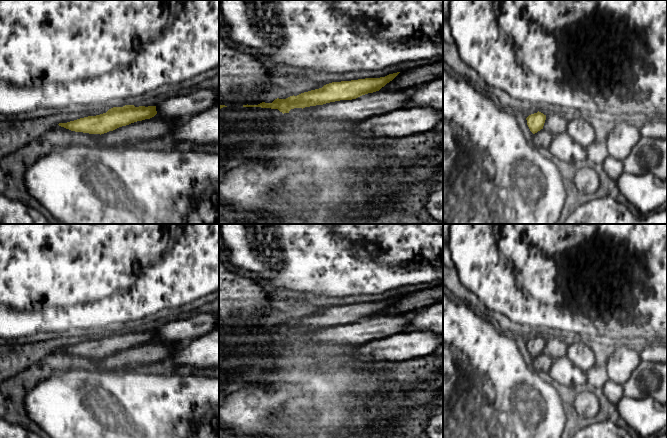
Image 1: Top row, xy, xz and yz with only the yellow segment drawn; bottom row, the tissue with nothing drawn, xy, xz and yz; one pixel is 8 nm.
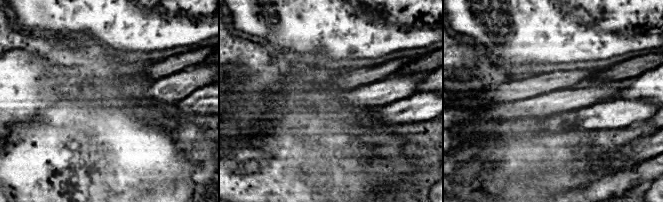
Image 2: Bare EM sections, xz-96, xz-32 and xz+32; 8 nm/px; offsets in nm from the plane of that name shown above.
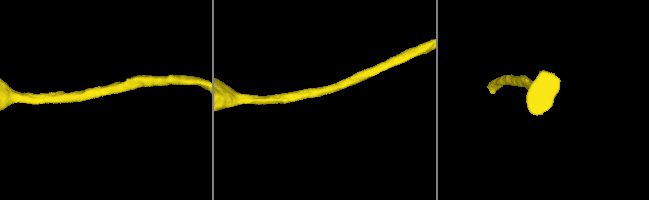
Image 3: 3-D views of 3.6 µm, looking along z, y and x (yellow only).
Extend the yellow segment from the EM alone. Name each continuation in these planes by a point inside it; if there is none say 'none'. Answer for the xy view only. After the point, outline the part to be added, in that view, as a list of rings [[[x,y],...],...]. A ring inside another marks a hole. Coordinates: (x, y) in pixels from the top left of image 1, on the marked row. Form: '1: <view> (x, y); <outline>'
none

